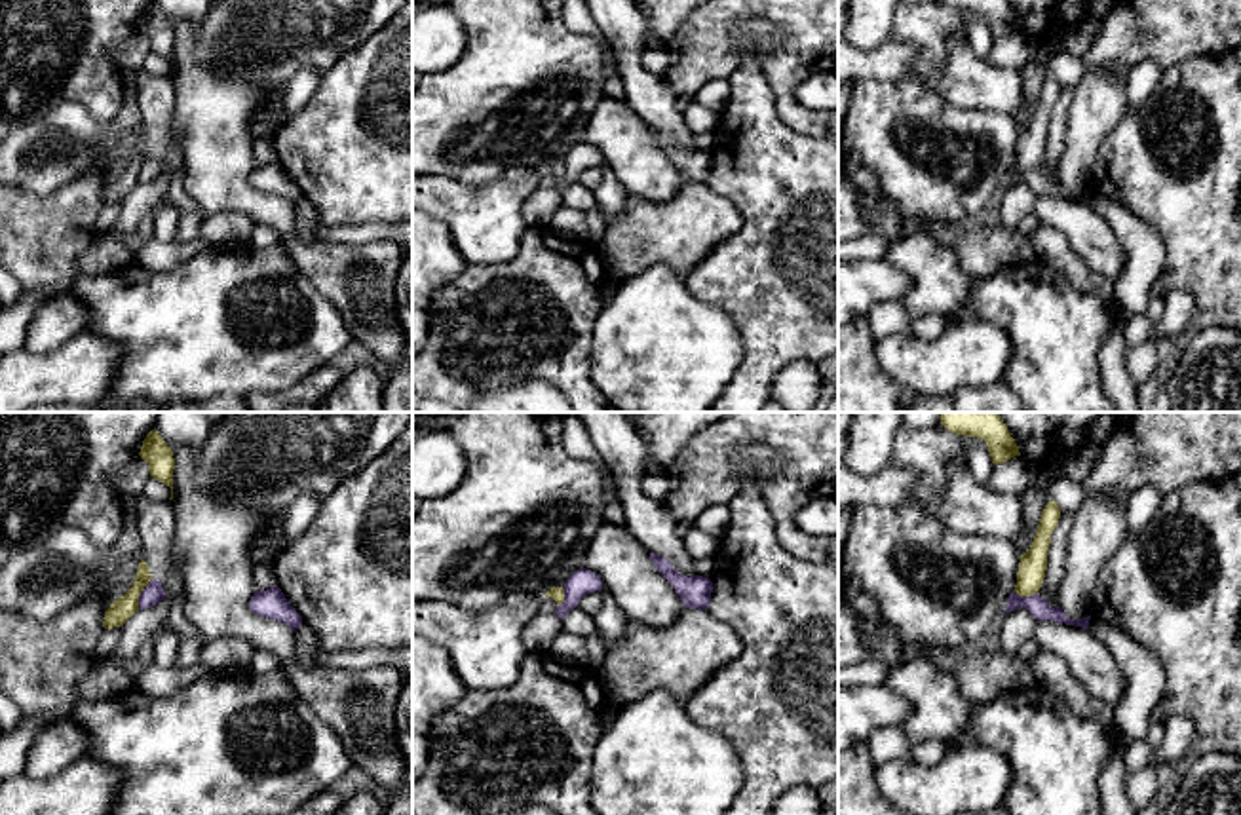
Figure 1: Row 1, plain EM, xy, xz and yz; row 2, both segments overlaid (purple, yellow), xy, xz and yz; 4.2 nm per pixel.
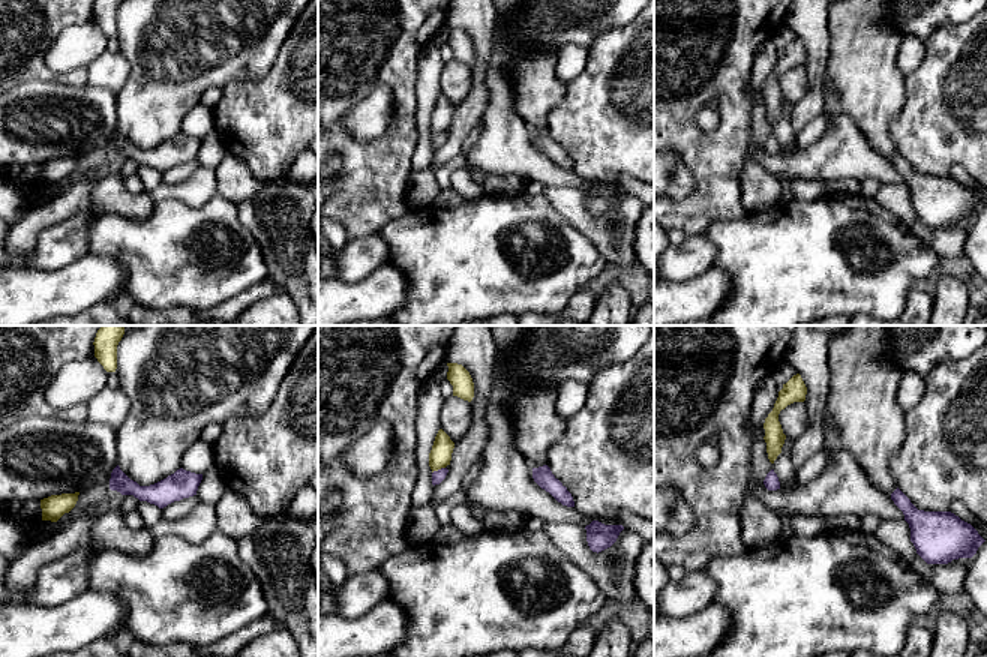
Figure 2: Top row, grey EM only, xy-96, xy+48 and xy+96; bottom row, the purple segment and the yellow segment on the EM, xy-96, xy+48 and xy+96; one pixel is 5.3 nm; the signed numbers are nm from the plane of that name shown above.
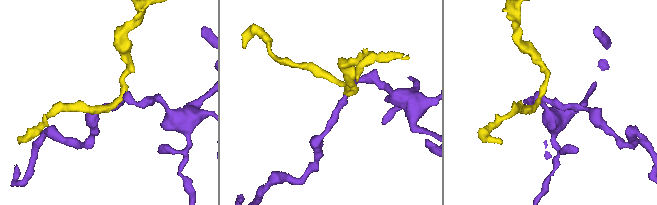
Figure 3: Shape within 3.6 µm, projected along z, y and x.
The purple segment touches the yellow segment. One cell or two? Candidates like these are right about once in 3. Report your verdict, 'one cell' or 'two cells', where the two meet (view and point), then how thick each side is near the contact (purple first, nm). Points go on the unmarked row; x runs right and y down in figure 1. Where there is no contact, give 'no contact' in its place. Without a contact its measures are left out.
two cells; contact xy (141, 168); calibres 90 and 100 nm

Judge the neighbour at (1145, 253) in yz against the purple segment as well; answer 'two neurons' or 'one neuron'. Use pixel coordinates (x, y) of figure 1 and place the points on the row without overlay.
two neurons

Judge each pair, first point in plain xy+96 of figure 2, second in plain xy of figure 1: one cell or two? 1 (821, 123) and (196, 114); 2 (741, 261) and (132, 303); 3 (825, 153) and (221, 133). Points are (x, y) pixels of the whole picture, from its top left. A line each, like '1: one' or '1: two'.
1: two
2: one
3: one

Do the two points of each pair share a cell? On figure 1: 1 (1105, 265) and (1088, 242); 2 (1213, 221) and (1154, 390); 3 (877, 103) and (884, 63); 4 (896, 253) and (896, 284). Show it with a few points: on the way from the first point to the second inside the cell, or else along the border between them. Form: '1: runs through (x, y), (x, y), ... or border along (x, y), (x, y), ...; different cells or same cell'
1: runs through (1105, 259), (1093, 247); same cell
2: runs through (1213, 263), (1213, 306), (1173, 348); same cell
3: border along (858, 80), (913, 78), (924, 90); different cells
4: border along (882, 257), (907, 276), (909, 289), (903, 299); different cells

